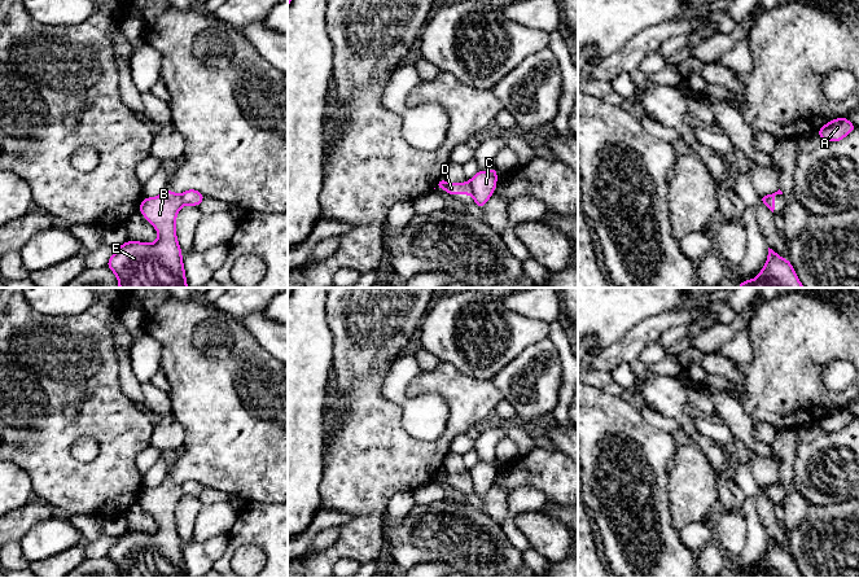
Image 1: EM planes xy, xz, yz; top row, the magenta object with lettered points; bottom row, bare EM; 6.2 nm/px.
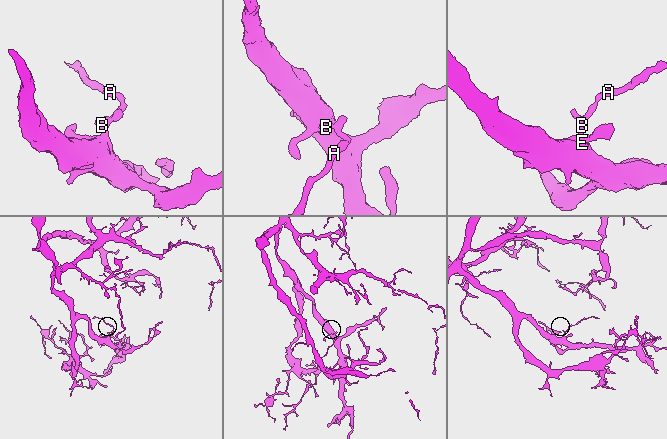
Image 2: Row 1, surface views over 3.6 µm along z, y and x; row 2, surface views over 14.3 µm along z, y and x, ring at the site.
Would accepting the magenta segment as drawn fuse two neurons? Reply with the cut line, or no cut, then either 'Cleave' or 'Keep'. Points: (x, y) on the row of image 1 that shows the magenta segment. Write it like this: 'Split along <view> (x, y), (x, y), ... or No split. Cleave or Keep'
Split along xz (468, 183), (472, 193). Cleave

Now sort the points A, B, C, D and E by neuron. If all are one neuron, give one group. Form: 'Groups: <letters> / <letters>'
Groups: A C / B D E

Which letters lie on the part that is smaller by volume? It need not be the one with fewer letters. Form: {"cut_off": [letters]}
{"cut_off": ["A", "C"]}

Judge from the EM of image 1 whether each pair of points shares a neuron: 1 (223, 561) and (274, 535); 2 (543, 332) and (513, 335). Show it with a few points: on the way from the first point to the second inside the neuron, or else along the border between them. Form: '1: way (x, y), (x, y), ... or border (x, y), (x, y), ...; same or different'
1: way (232, 547), (244, 535), (259, 535); same
2: way (535, 332), (521, 332); same

